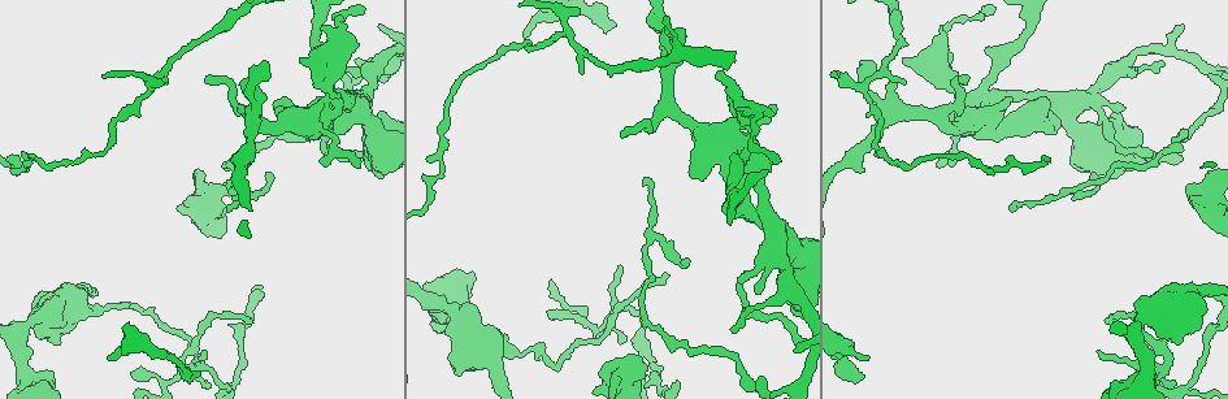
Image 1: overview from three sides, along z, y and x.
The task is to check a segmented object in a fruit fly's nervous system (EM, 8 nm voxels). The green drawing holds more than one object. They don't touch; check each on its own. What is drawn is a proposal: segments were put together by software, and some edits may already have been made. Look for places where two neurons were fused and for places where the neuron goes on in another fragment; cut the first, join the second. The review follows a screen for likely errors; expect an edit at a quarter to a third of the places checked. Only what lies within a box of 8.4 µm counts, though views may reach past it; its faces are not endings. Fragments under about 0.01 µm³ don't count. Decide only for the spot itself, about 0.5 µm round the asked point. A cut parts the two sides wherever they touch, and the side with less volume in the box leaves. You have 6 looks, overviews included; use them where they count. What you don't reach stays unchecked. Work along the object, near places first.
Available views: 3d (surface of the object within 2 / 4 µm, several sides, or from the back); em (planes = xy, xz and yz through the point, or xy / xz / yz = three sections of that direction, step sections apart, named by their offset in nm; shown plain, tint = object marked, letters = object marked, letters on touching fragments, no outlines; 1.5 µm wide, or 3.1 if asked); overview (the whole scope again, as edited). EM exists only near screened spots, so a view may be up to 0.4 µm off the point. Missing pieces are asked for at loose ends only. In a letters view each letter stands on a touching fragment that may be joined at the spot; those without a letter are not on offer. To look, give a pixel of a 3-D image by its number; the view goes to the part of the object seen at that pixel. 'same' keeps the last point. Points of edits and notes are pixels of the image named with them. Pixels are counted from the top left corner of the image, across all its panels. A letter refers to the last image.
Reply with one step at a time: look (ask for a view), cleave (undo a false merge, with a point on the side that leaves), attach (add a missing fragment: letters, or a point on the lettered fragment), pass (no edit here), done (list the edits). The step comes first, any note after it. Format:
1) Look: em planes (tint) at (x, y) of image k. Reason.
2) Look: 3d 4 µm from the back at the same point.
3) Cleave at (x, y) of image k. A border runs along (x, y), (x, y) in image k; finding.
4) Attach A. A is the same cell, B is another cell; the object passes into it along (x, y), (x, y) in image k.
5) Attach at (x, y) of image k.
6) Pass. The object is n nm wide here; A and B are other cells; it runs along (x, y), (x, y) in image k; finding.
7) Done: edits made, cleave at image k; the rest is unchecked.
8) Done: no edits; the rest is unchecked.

Look: em planes (tint) at (168, 81) of image 1. An open end.

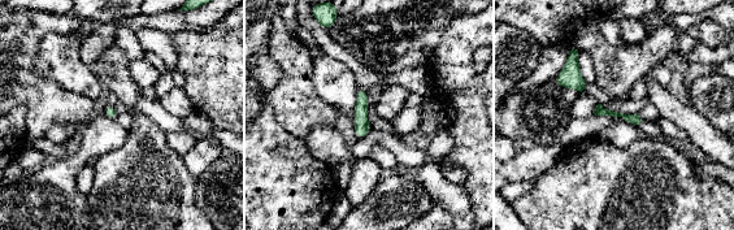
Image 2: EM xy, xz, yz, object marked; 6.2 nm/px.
Look: em planes (letters) at the same point.

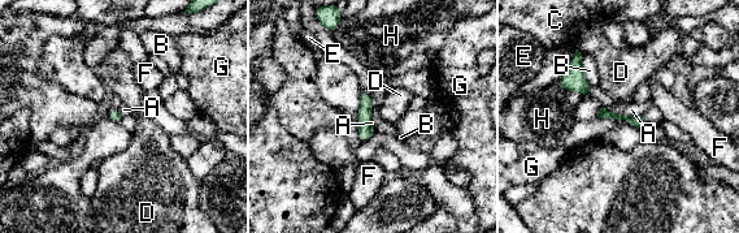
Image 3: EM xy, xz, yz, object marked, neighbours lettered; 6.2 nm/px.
Pass. A, B, C, D, E, F, G and H are other cells; no lettered fragment goes on from it.

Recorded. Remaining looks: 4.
Look: 3d 4 µm at (110, 356) of image 1. Thin end.

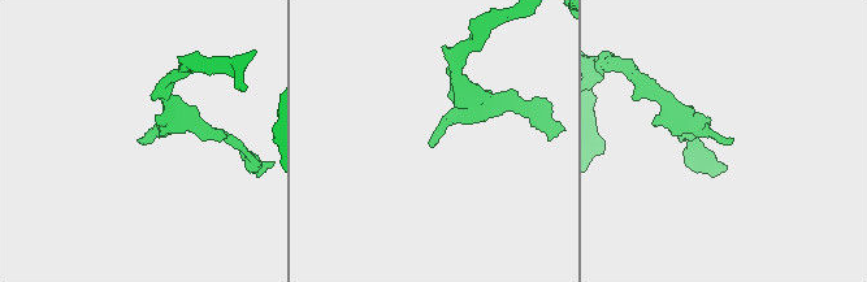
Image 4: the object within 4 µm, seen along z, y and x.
Look: em planes (letters) at (730, 140) of image 4.

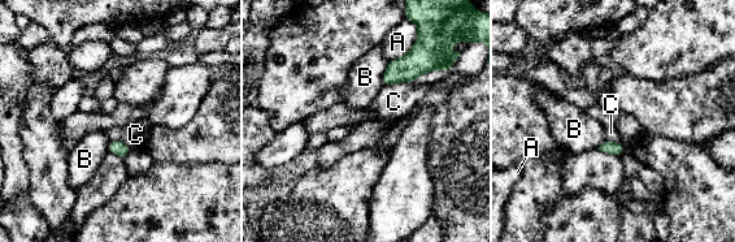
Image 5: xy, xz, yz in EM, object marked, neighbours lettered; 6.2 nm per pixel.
Pass. A, B and C are other cells; a border runs along (409, 81), (382, 86) in image 5; none of them fits.

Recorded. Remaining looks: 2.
Done: no edits; the rest is unchecked.

